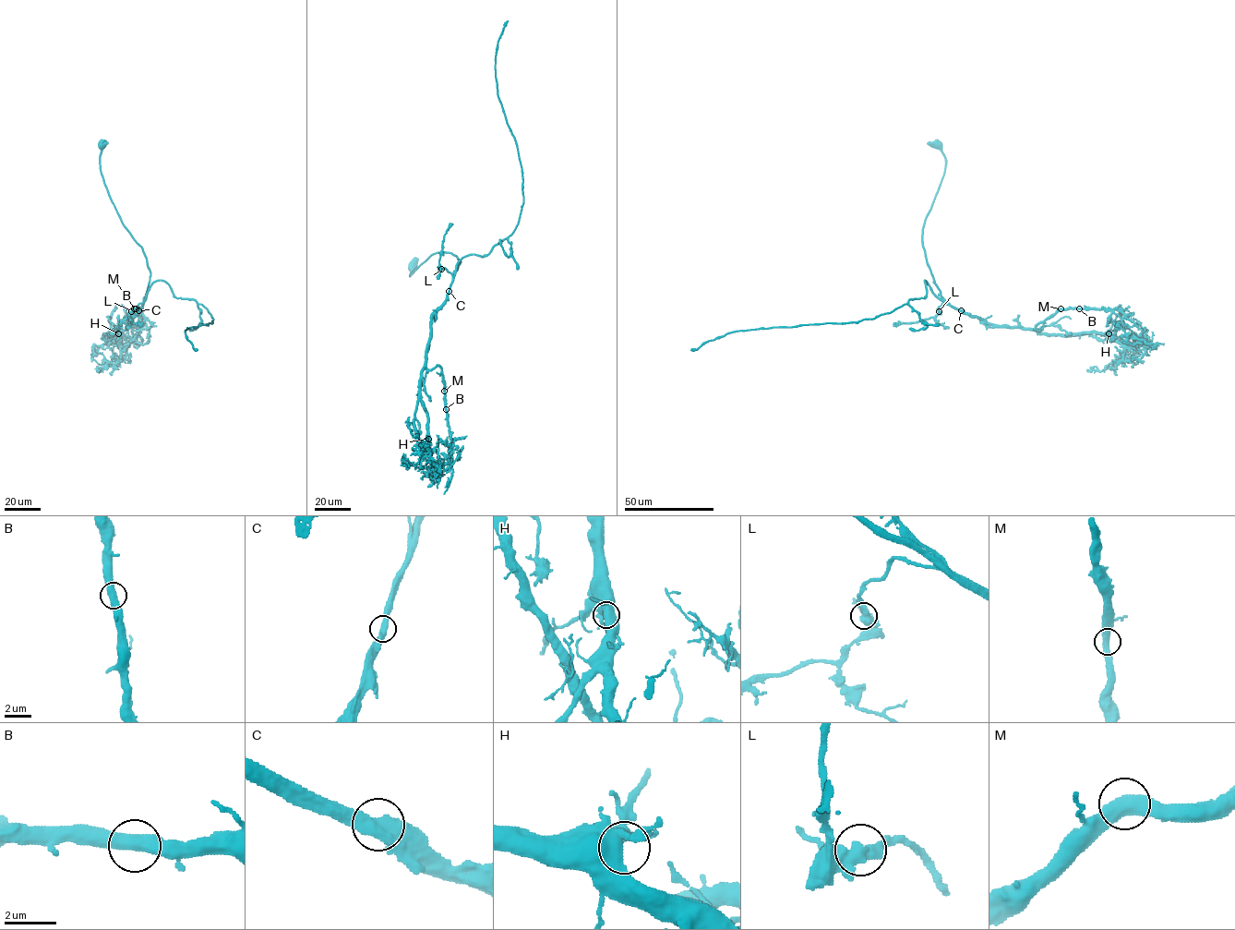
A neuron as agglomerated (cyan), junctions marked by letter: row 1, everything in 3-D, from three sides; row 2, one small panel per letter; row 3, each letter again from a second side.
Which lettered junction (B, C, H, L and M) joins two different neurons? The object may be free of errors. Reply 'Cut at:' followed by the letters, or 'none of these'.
Cut at: none of these

